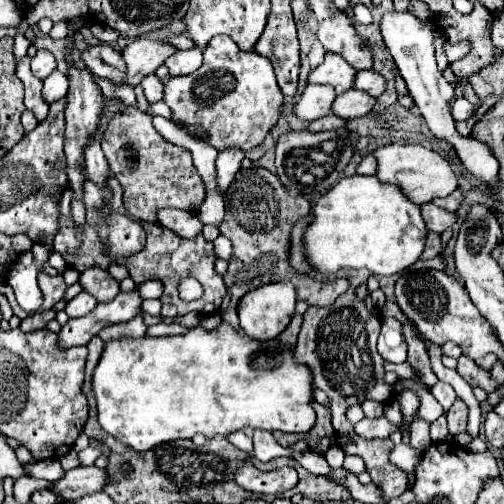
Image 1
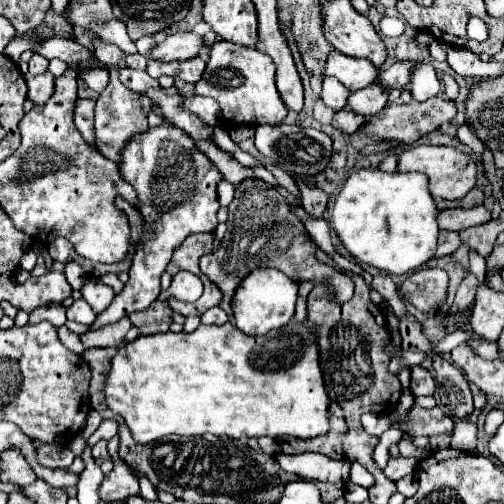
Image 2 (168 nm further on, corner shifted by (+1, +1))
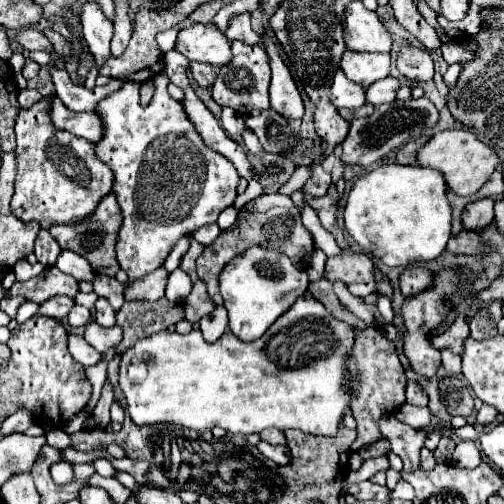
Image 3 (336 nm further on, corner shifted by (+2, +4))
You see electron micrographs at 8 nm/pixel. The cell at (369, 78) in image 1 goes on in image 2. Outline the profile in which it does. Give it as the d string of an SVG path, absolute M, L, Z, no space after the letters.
M397 62L391 68L379 72L375 84L385 88L405 88L409 82L409 72L411 72L411 62Z

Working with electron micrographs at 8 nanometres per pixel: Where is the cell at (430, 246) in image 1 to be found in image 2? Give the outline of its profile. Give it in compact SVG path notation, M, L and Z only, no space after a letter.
M439 232L439 242L437 242L437 258L441 258L441 256L447 256L447 254L451 254L451 252L455 252L457 250L457 246L461 244L461 238L459 238L459 234L457 232Z

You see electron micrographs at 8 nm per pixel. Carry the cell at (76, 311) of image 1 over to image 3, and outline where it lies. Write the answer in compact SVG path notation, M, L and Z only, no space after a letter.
M74 305L70 315L68 315L68 323L72 327L84 327L84 325L88 325L90 323L90 311L86 307L82 307L82 305Z

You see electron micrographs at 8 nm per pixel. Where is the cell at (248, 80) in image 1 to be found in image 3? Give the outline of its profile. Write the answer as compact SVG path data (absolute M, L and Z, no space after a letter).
M240 41L232 43L234 59L218 69L218 77L212 85L212 97L222 107L232 107L240 115L248 115L252 109L268 109L268 87L270 87L270 63L268 55L260 45L246 45Z

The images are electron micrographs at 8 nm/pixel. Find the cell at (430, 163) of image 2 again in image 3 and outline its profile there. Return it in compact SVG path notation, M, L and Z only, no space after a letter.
M452 129L432 135L432 139L418 151L418 165L444 171L448 189L452 189L456 195L474 195L484 181L490 179L494 169L498 169L498 153L484 145L472 131Z

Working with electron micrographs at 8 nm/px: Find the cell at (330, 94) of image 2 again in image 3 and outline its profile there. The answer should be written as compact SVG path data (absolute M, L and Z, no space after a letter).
M338 71L334 75L330 101L338 109L342 109L342 107L346 107L346 109L358 109L358 107L362 107L366 103L366 91L358 83L346 79L346 75L342 71Z

